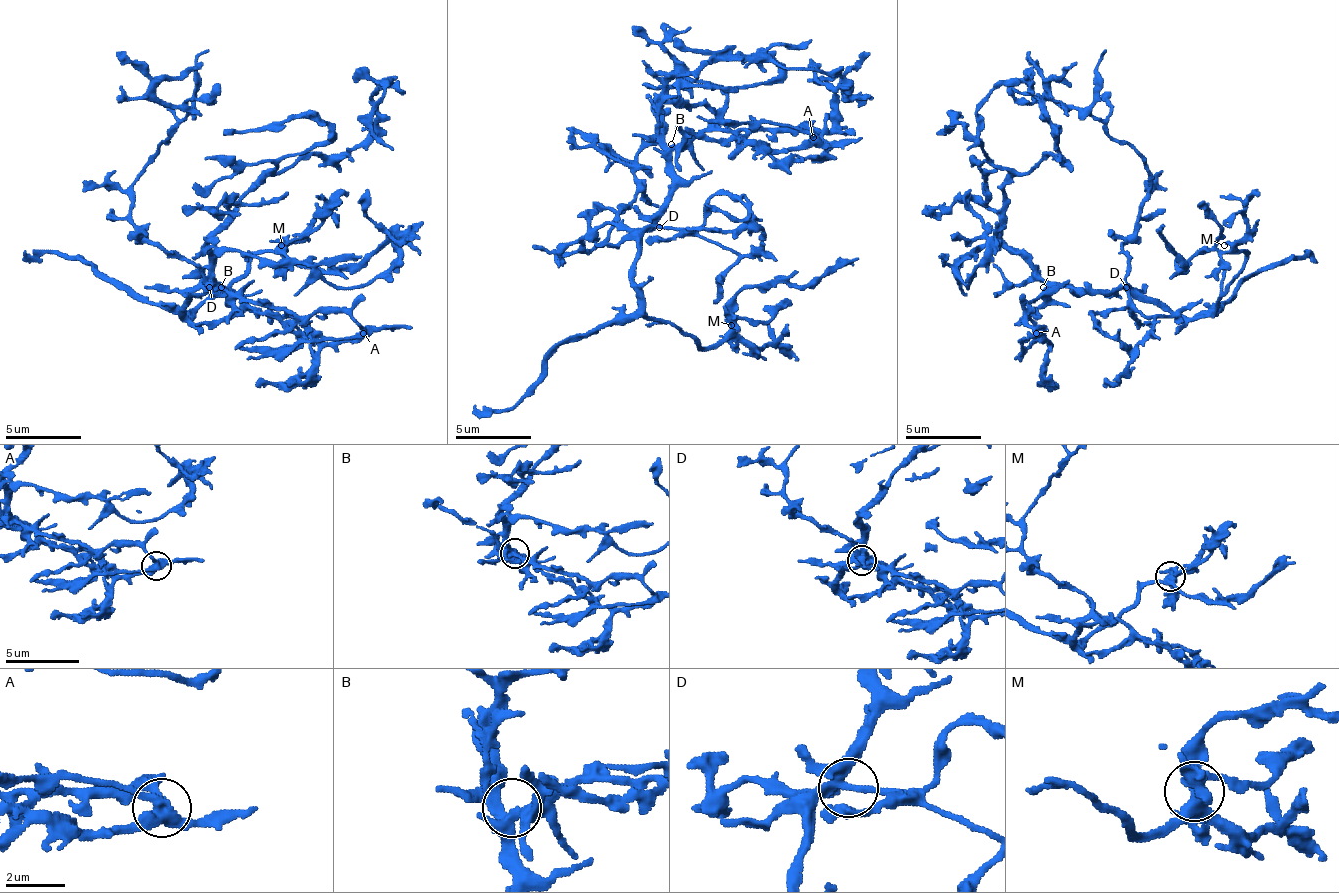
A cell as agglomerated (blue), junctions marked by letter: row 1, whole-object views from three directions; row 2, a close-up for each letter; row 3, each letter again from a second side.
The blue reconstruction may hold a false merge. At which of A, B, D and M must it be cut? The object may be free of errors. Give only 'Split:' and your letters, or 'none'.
Split: none

